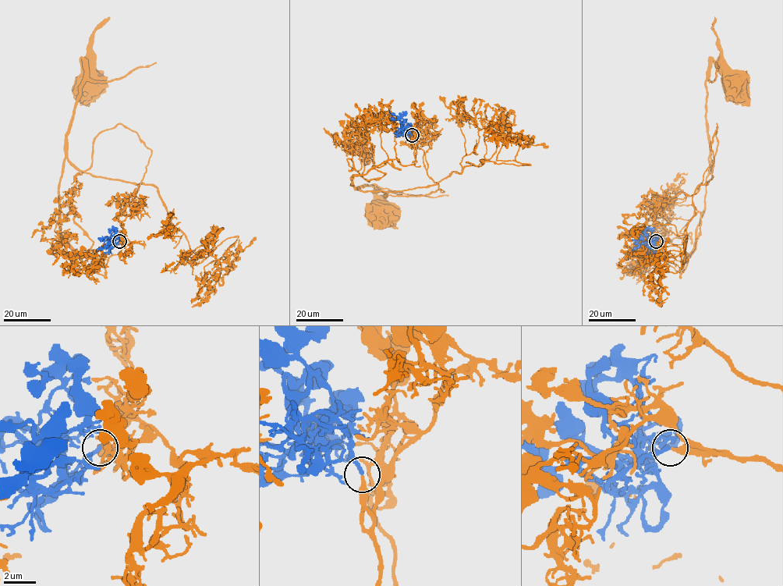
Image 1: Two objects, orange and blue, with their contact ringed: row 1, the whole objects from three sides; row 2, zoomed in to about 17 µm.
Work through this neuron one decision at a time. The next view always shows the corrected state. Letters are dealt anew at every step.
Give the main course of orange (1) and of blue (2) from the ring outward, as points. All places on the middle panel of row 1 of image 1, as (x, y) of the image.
1: (411, 135), (414, 165), (387, 160), (366, 174), (353, 175), (351, 185), (356, 189), (377, 185), (381, 212)
2: (411, 135), (409, 131), (406, 133), (408, 123), (402, 133)

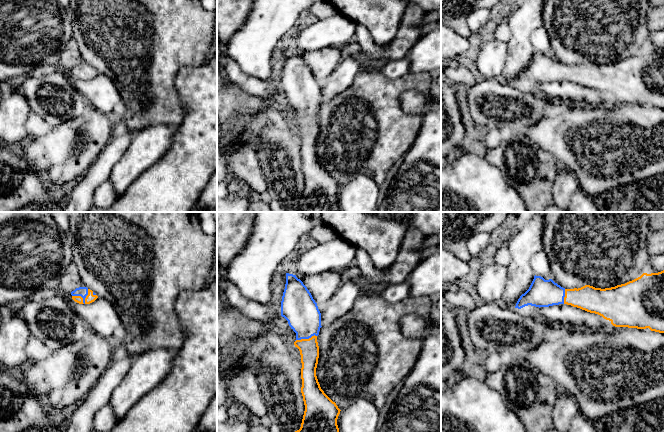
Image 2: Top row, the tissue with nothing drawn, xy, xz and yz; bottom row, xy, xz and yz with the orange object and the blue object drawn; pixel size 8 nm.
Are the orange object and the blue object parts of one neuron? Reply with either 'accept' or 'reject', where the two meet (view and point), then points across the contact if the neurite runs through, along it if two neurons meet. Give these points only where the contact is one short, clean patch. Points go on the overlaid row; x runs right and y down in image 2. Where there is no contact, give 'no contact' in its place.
accept | xy (82, 298) | across xy (78, 299), (82, 298), (81, 291)

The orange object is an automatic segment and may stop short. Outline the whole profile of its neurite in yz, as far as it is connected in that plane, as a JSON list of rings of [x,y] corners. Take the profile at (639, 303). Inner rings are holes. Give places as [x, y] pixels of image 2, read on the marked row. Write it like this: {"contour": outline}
{"contour": [[[664,270],[658,273],[643,273],[625,284],[605,289],[590,285],[578,289],[565,289],[552,279],[545,280],[535,275],[529,289],[520,296],[515,308],[521,309],[528,305],[540,308],[559,304],[598,314],[615,327],[649,328],[651,331],[664,333]]]}

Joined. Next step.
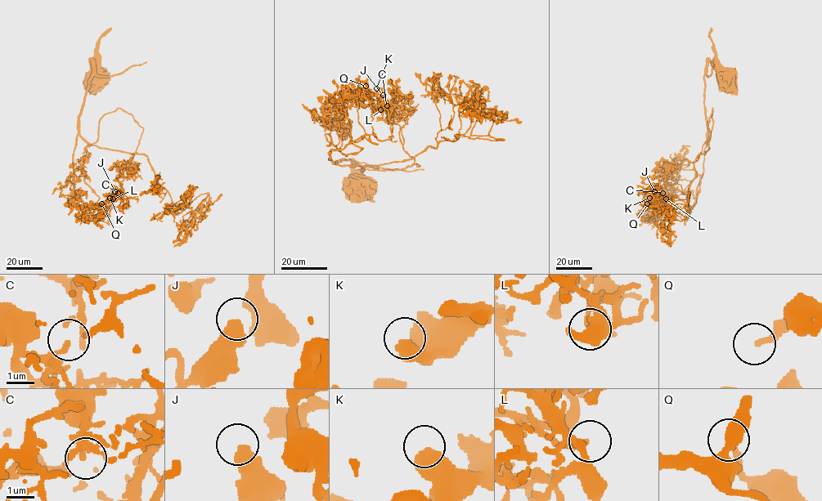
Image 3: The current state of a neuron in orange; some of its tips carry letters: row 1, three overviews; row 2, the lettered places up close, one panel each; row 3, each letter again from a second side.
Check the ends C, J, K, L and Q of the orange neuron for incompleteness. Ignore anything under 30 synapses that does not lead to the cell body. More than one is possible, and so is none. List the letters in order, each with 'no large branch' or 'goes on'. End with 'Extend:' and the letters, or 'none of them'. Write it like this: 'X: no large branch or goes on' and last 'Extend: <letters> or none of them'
C: no large branch
J: no large branch
K: no large branch
L: no large branch
Q: no large branch
Extend: none of them

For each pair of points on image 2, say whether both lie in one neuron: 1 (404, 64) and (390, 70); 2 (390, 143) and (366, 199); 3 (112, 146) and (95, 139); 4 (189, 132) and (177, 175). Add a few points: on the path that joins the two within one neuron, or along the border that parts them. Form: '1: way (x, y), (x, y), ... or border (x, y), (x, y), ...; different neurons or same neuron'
1: way (401, 67), (393, 69); same neuron
2: border (350, 181), (358, 175), (367, 175), (378, 185); different neurons
3: border (111, 137), (92, 163); different neurons
4: way (189, 143), (188, 164); same neuron

